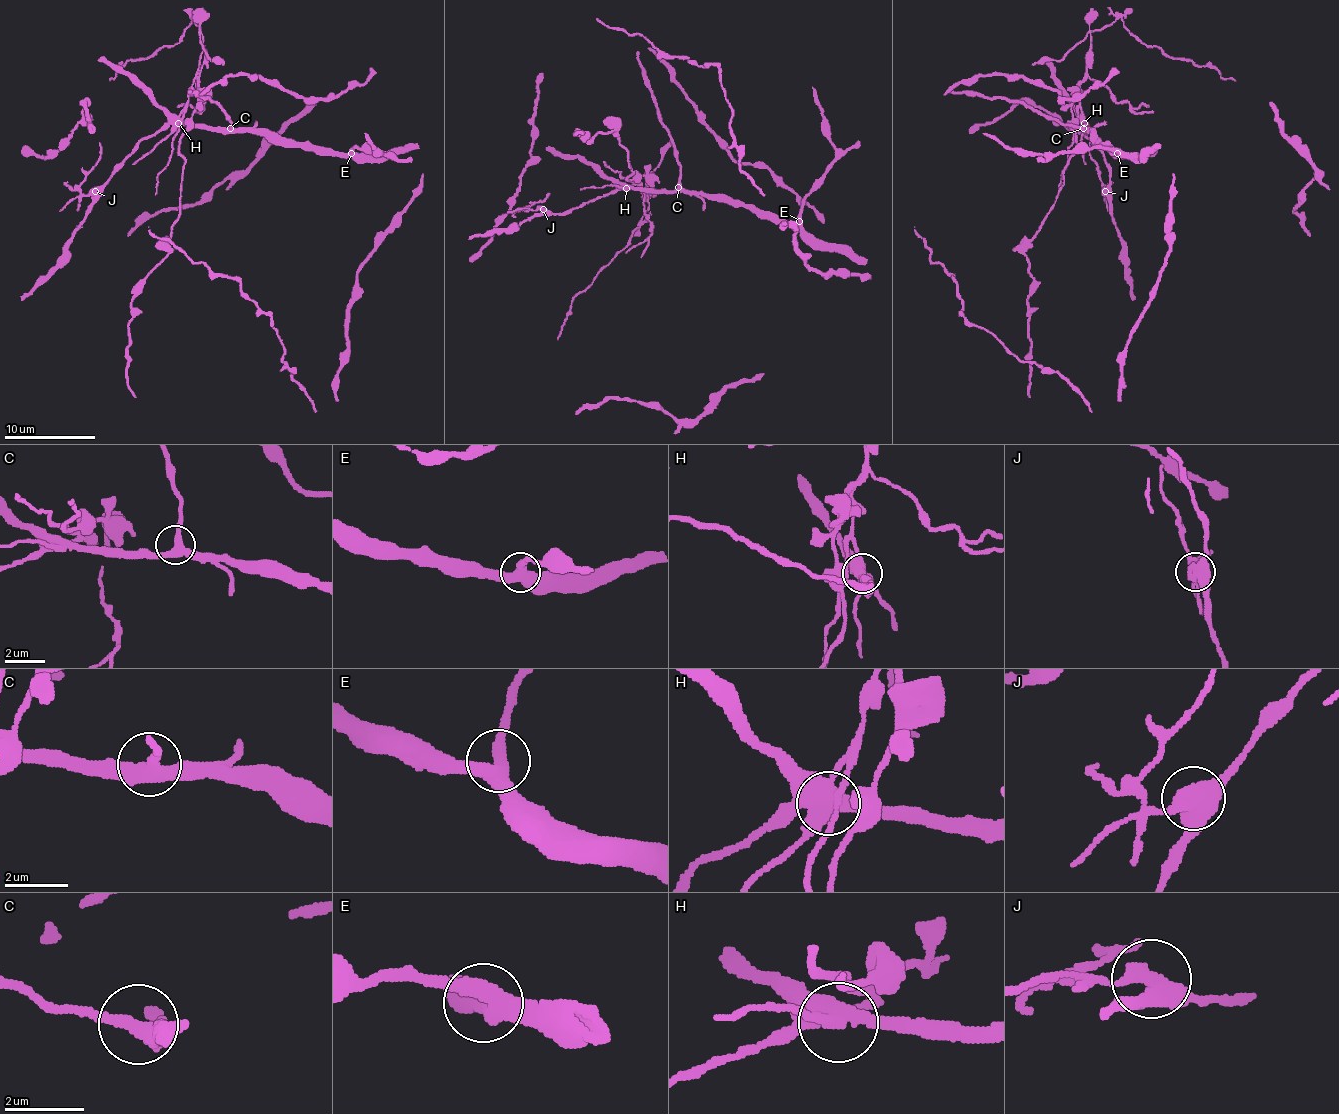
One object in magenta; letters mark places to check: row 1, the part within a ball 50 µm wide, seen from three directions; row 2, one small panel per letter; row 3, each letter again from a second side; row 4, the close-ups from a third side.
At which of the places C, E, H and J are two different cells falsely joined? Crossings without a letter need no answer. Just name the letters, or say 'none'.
H, J

